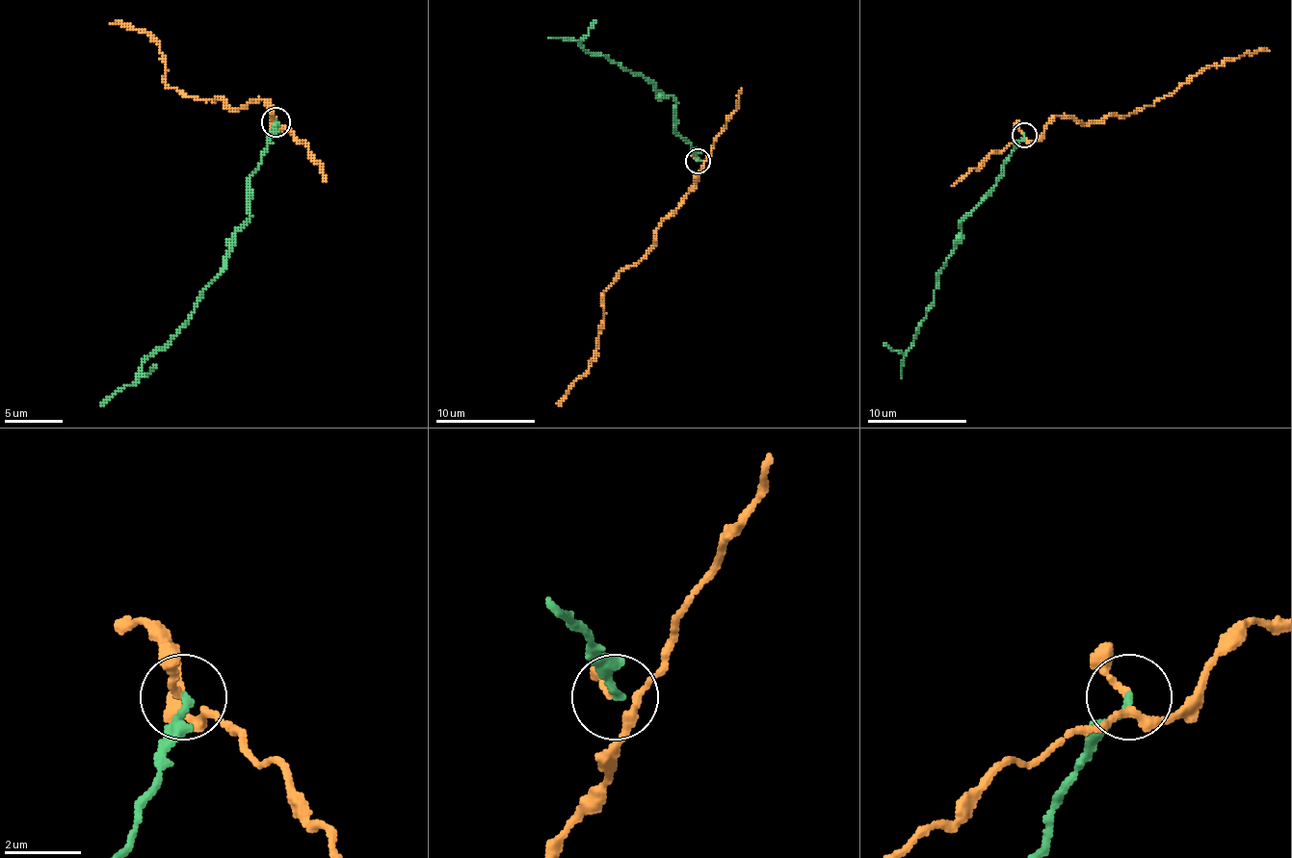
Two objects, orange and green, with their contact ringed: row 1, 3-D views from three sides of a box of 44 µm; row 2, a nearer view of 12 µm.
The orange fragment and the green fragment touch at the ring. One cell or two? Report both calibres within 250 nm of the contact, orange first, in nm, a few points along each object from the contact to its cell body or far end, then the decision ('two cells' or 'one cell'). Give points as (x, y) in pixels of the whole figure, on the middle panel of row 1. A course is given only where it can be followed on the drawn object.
120 nm thick on the orange side, 190 nm on the other; orange runs (696, 161), (703, 161), (686, 198), (658, 228), (651, 248), (620, 271), (603, 293), (596, 358), (556, 403); green runs (698, 161), (676, 133), (676, 100), (671, 95), (664, 98), (646, 78), (586, 50), (578, 40), (548, 38); two cells

